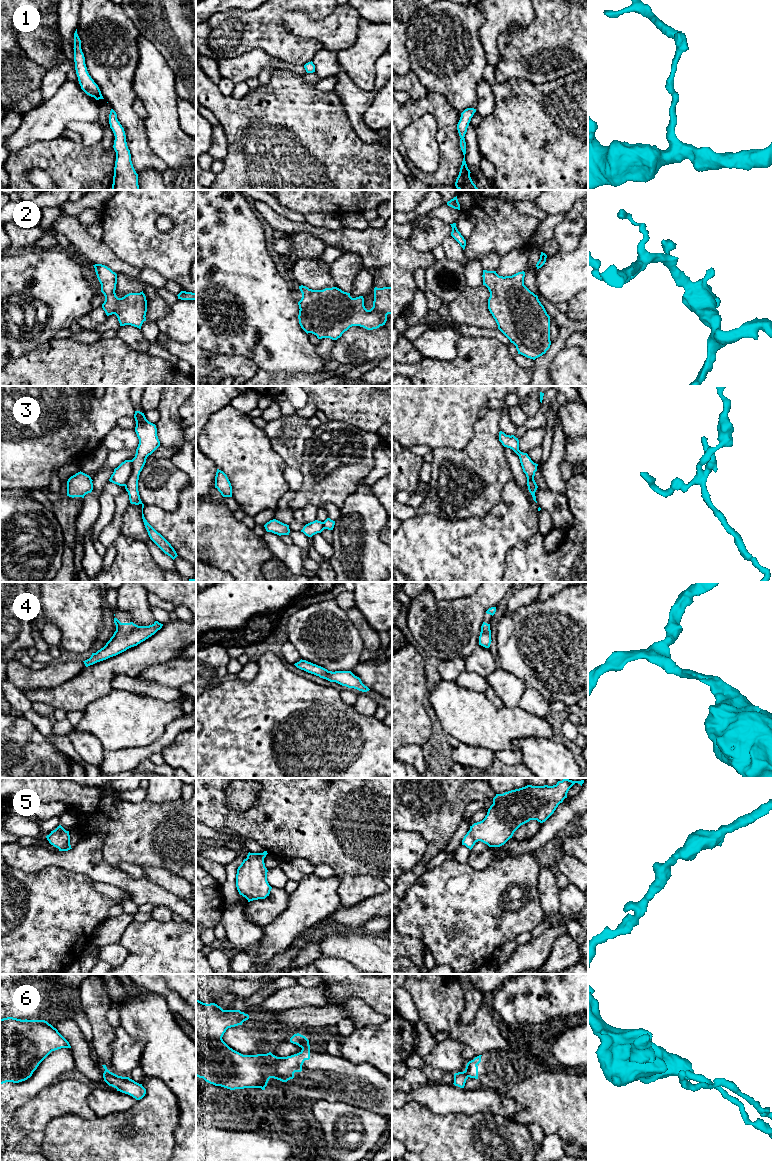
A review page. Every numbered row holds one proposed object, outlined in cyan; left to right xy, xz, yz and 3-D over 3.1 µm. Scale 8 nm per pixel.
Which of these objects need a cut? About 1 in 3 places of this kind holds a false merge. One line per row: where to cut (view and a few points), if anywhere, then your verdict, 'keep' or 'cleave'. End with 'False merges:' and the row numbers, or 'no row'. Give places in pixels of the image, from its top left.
1: cut none; keep
2: cut none; keep
3: cut xy (132, 460), (132, 472), (124, 485); cleave
4: cut none; keep
5: cut none; keep
6: cut xz (309, 1047), (302, 1049); cleave
False merges: 3, 6

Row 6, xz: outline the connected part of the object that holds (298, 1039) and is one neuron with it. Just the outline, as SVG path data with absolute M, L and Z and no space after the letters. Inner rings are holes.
M297 1033L297 1034L294 1034L291 1038L290 1038L290 1042L293 1043L293 1044L296 1044L298 1045L299 1047L301 1047L302 1049L303 1048L310 1048L310 1045L309 1045L309 1040Z

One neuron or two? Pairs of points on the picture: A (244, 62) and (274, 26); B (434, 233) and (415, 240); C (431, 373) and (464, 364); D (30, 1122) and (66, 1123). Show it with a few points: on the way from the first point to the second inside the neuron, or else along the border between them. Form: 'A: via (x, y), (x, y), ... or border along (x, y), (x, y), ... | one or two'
A: border along (233, 55), (262, 49), (277, 58) | two
B: via (429, 234), (420, 240) | one
C: via (439, 373), (456, 372) | one
D: border along (70, 1113), (54, 1117), (43, 1130) | two

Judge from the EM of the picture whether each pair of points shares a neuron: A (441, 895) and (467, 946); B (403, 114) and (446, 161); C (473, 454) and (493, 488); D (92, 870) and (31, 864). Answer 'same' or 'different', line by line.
A: same
B: same
C: same
D: same

